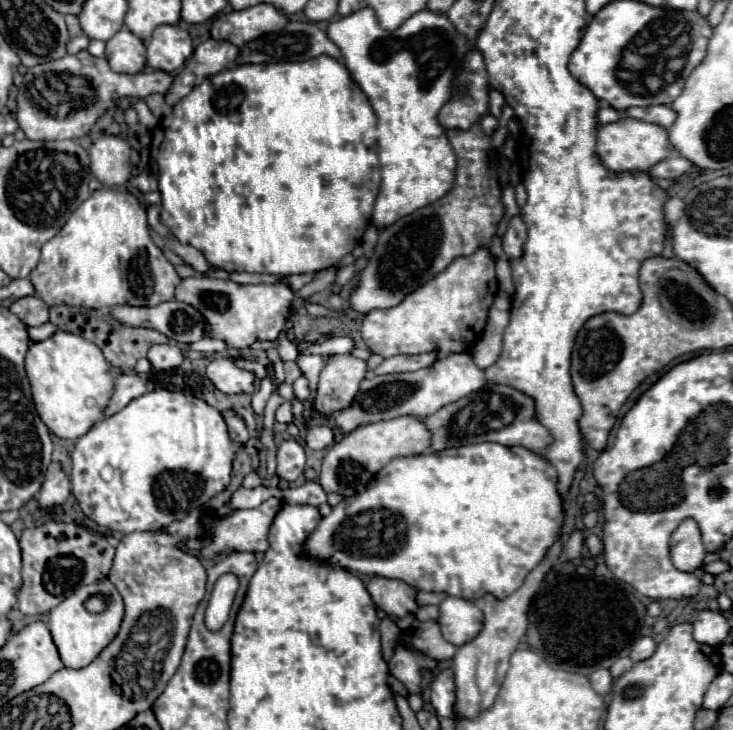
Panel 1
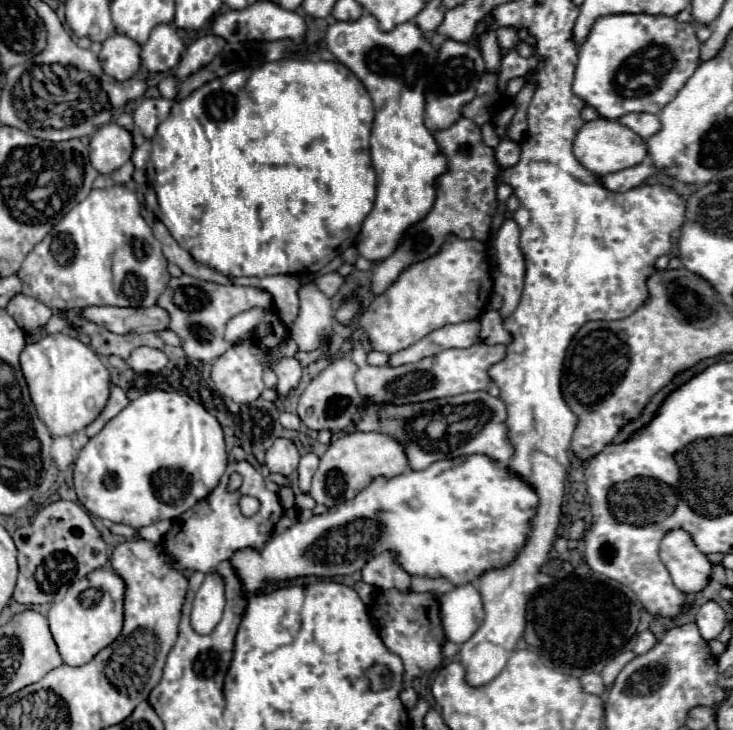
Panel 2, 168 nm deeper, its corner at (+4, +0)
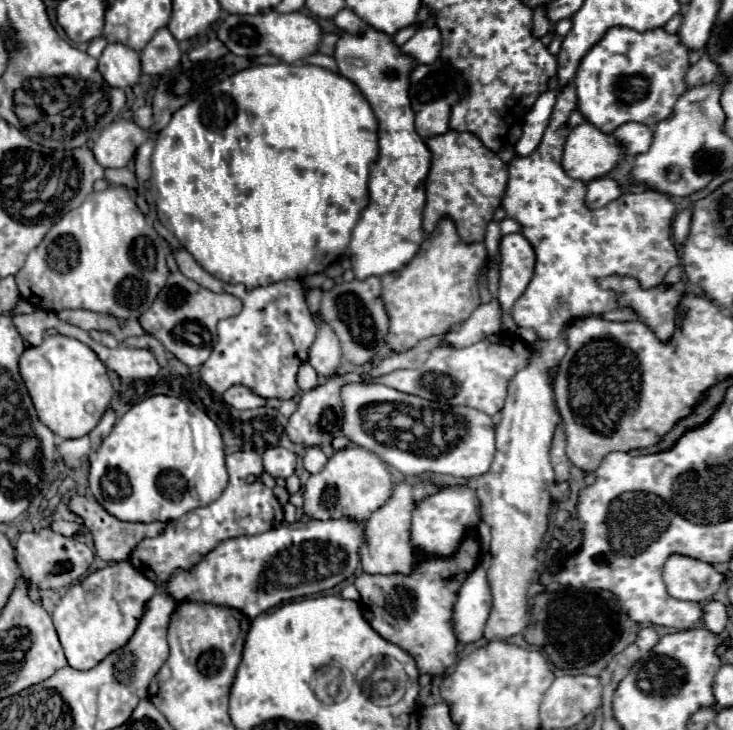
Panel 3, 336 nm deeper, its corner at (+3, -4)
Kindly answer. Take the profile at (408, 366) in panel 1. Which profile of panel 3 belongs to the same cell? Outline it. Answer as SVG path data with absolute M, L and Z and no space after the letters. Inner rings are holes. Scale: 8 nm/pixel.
M492 297L488 303L482 303L464 323L462 329L456 333L448 333L446 341L452 347L468 347L472 343L478 343L480 339L486 339L490 335L500 333L500 321L502 321L502 309L496 297Z

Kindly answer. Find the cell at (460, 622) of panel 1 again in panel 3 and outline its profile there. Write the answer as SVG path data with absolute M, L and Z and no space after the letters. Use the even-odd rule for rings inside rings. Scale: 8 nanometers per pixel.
M476 567L460 589L454 607L454 627L460 643L474 643L482 639L482 629L492 609L492 593L486 577L486 567Z

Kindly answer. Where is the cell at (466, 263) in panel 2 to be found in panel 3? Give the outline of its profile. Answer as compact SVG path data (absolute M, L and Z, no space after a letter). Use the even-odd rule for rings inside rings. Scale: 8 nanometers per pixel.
M442 217L434 231L426 235L418 255L406 265L406 269L382 277L382 301L390 315L390 333L386 339L390 349L400 353L426 337L446 333L454 323L464 323L480 305L476 275L484 263L484 243L460 243L454 221L450 217Z

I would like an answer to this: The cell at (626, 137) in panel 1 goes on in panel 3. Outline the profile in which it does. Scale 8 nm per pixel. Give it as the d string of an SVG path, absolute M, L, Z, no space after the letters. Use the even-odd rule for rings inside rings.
M584 121L570 129L566 137L562 169L572 179L588 183L612 171L622 159L622 145L612 135L604 135L600 129L592 127L592 123Z

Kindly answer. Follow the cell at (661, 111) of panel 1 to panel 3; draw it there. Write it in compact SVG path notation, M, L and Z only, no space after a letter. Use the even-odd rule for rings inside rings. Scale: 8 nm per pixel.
M624 123L614 131L614 137L624 147L626 157L634 157L646 153L652 143L652 129L644 127L642 123Z

